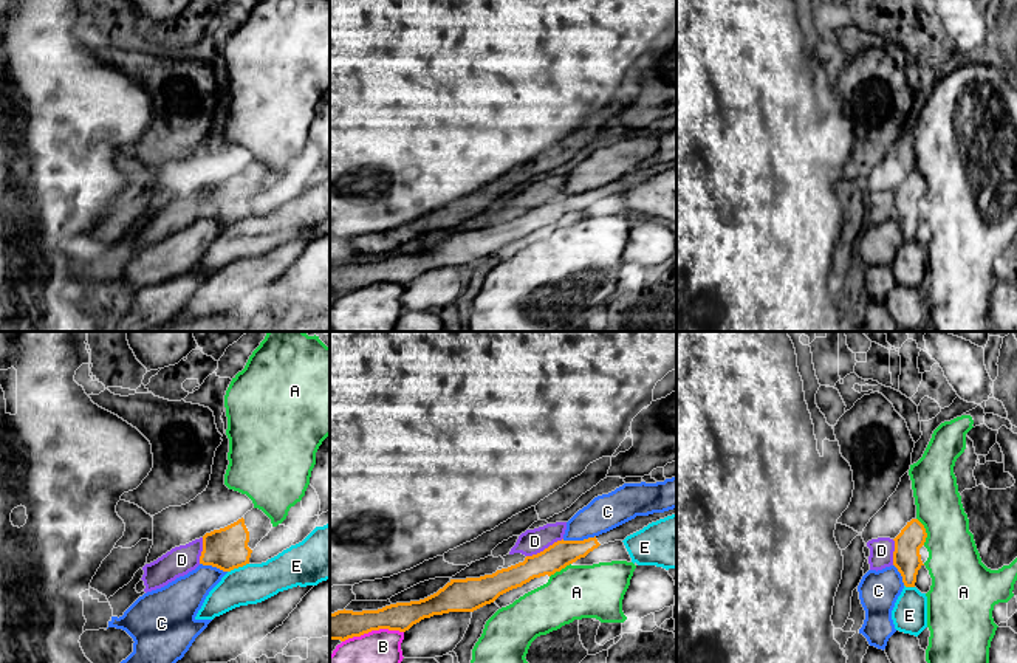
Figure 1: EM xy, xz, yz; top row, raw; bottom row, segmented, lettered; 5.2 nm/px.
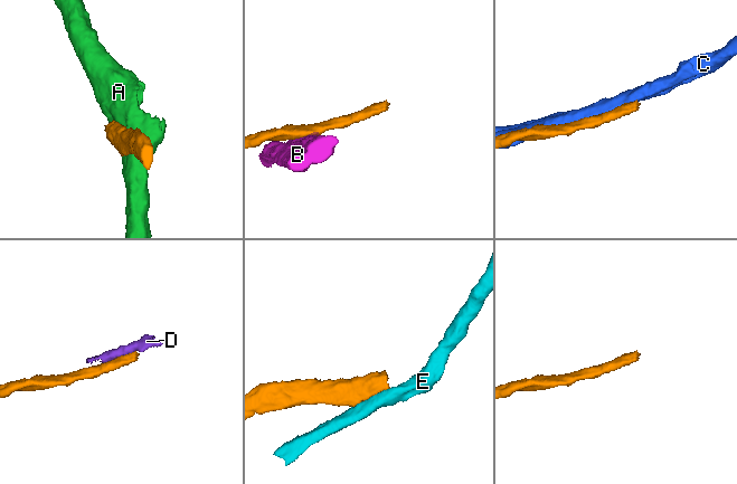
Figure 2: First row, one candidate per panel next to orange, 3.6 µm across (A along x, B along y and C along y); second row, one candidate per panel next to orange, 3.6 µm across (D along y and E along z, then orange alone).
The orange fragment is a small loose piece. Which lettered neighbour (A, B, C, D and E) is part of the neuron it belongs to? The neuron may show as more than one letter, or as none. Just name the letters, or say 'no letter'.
no letter

